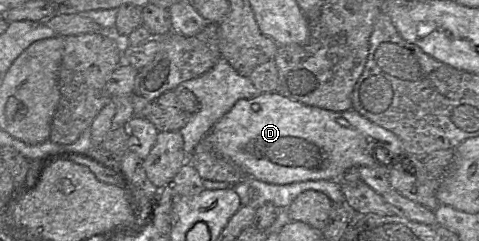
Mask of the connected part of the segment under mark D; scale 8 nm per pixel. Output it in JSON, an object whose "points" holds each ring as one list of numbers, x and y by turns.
{"points":[[264,93,253,99,237,101,205,138,215,153,235,163,246,176,278,185,309,180,338,181,346,170,359,166,384,168,387,174,388,164,391,163,386,162,384,165,381,145,402,143,393,132,372,123,354,110,329,111,293,101,277,93]]}

